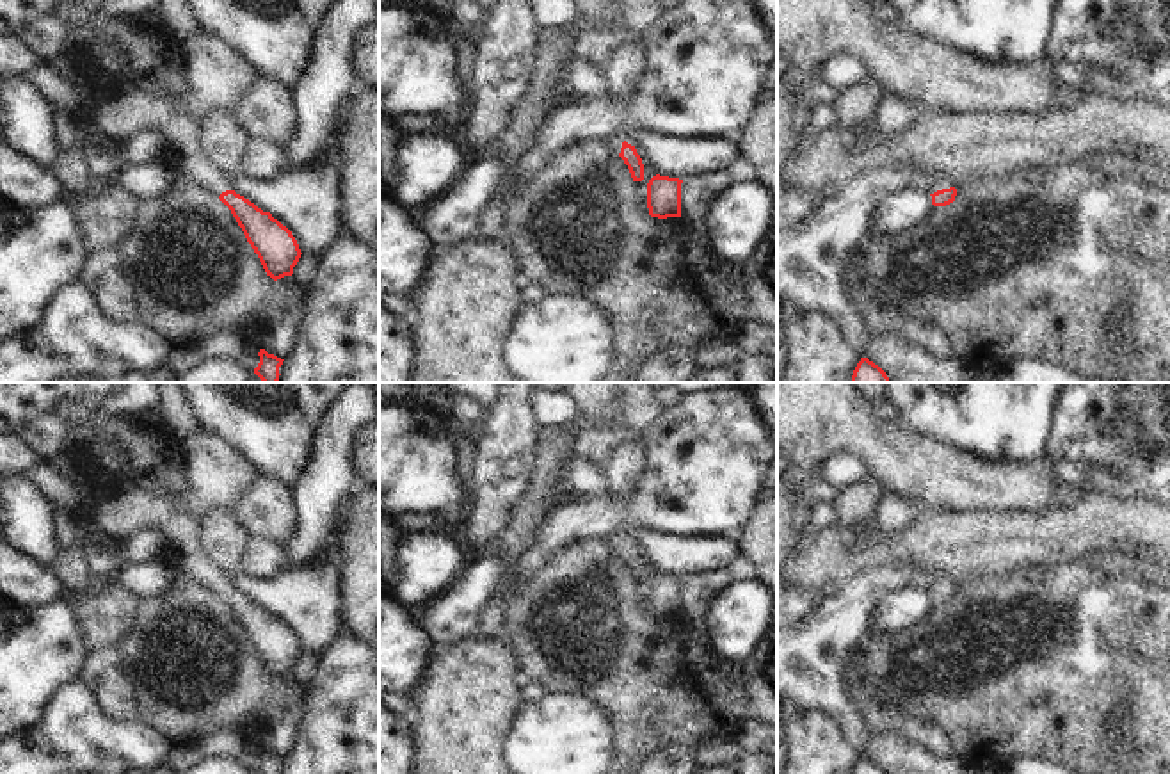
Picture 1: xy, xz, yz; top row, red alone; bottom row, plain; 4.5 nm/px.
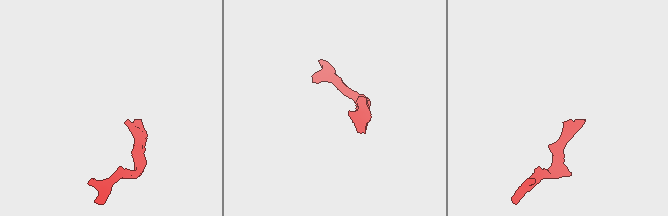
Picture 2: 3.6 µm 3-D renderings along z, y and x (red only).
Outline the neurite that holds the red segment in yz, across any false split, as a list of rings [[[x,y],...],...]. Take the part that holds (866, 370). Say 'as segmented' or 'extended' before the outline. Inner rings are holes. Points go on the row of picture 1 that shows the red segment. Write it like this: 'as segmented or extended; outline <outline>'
as segmented; outline [[[861,358],[853,370],[852,383],[889,383],[889,377],[878,365],[868,358]]]

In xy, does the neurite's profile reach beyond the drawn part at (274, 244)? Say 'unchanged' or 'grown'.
grown

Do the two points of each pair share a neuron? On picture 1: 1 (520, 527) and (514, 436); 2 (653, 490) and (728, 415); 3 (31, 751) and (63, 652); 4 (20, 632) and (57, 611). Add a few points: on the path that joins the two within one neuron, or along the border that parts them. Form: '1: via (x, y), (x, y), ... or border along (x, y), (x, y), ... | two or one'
1: border along (534, 463), (521, 500), (495, 538) | two
2: via (673, 472), (710, 435) | one
3: border along (66, 682), (52, 696), (45, 712), (18, 735) | two
4: via (29, 632), (36, 632), (48, 620) | one

